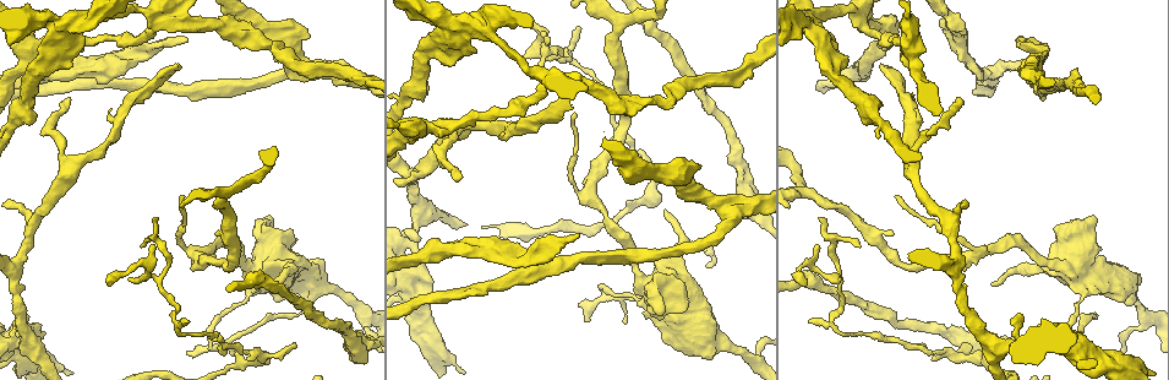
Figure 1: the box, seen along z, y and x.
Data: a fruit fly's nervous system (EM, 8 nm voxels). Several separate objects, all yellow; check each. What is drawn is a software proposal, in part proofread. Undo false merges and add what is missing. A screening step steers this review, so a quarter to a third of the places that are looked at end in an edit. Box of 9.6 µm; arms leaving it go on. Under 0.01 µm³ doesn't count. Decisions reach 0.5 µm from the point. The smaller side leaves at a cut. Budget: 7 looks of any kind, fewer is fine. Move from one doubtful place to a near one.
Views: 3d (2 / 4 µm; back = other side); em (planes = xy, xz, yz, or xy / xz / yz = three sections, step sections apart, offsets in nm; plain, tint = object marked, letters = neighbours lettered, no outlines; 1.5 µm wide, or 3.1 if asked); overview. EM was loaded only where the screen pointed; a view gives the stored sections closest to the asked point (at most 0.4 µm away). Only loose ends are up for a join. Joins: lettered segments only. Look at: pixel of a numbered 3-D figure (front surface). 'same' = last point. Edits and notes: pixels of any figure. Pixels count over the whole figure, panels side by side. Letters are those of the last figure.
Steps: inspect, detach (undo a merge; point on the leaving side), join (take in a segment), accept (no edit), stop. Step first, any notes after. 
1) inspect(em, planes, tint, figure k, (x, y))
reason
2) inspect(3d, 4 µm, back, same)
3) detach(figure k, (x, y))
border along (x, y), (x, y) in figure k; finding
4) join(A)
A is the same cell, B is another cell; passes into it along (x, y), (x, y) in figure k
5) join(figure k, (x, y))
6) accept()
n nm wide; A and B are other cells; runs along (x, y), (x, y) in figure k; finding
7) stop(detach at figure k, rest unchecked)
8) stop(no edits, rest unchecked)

inspect(em, planes, tint, figure 1, (1015, 39))
an open end

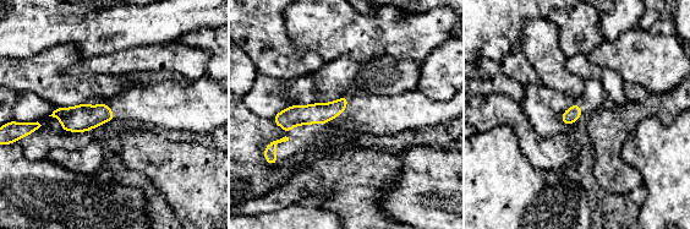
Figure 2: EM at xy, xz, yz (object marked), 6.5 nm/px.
inspect(em, planes, letters, same)

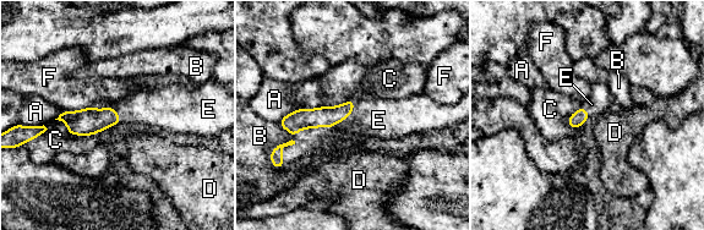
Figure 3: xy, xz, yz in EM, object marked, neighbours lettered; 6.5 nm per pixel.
join(E)
C touches over 360 nm; E is the same cell, A, B, C, D and F are other cells; it goes on there

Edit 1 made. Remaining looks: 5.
inspect(em, planes, letters, figure 1, (568, 99))
free end

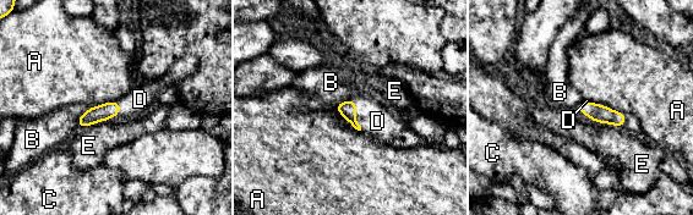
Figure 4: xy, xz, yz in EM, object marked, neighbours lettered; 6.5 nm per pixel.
join(D)
D is the same cell, A, B, C and E are other cells; passes into it along (348, 109), (355, 114), (377, 121) in figure 4; it goes on there

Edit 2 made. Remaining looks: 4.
inspect(overview)

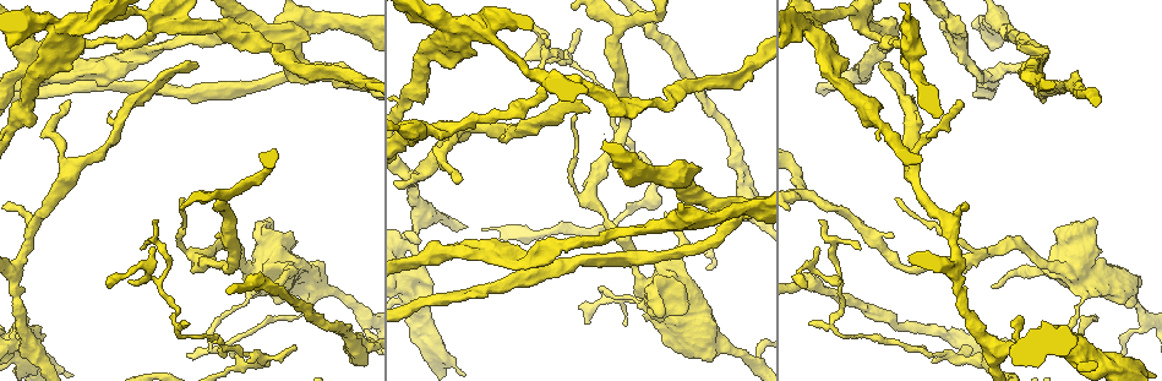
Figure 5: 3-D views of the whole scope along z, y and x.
inspect(3d, 4 µm, back, figure 5, (299, 315))
free end

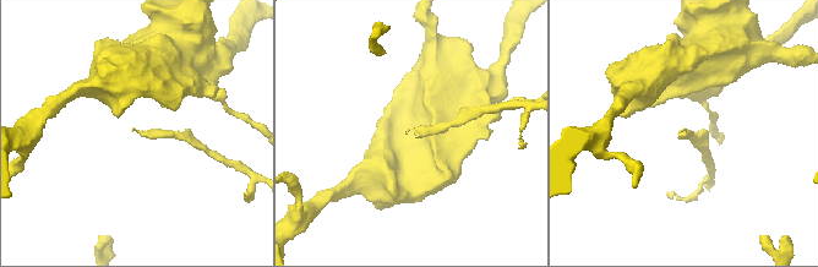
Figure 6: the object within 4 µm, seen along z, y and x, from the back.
inspect(em, planes, letters, figure 6, (682, 131))

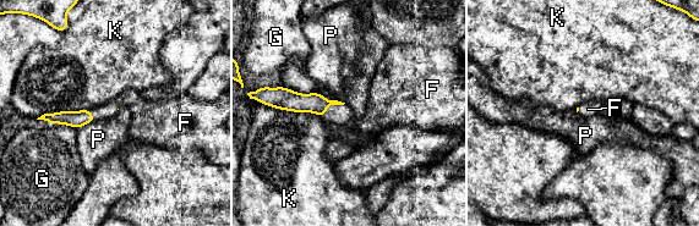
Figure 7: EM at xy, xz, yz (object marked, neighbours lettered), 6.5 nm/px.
join(F)
F is the same cell, G, K and P are other cells; passes into it along (315, 103), (329, 104), (342, 115) in figure 7; it goes on there

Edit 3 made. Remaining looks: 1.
stop(join at figure 3, join at figure 4, join at figure 7, rest unchecked)

